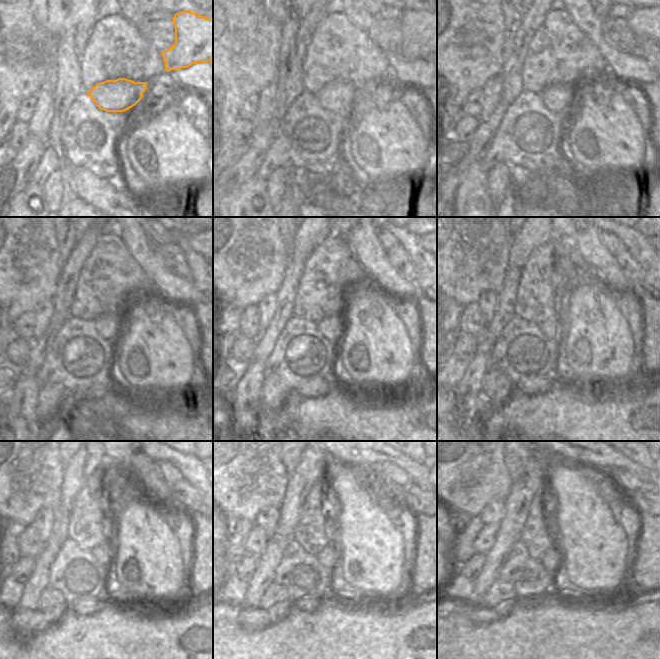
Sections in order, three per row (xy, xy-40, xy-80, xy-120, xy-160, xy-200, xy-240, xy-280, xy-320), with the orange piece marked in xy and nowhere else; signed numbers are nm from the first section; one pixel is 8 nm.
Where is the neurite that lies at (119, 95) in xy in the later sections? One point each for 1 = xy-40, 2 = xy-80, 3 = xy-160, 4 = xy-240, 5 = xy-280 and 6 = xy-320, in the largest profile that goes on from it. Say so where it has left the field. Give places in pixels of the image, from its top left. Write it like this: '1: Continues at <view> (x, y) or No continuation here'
1: Continues at xy-40 (338, 97)
2: Continues at xy-80 (562, 99)
3: Continues at xy-160 (332, 328)
4: Continues at xy-240 (103, 553)
5: Continues at xy-280 (328, 557)
6: Continues at xy-320 (551, 560).

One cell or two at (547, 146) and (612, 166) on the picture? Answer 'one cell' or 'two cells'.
two cells

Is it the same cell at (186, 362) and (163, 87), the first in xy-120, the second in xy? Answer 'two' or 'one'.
two

